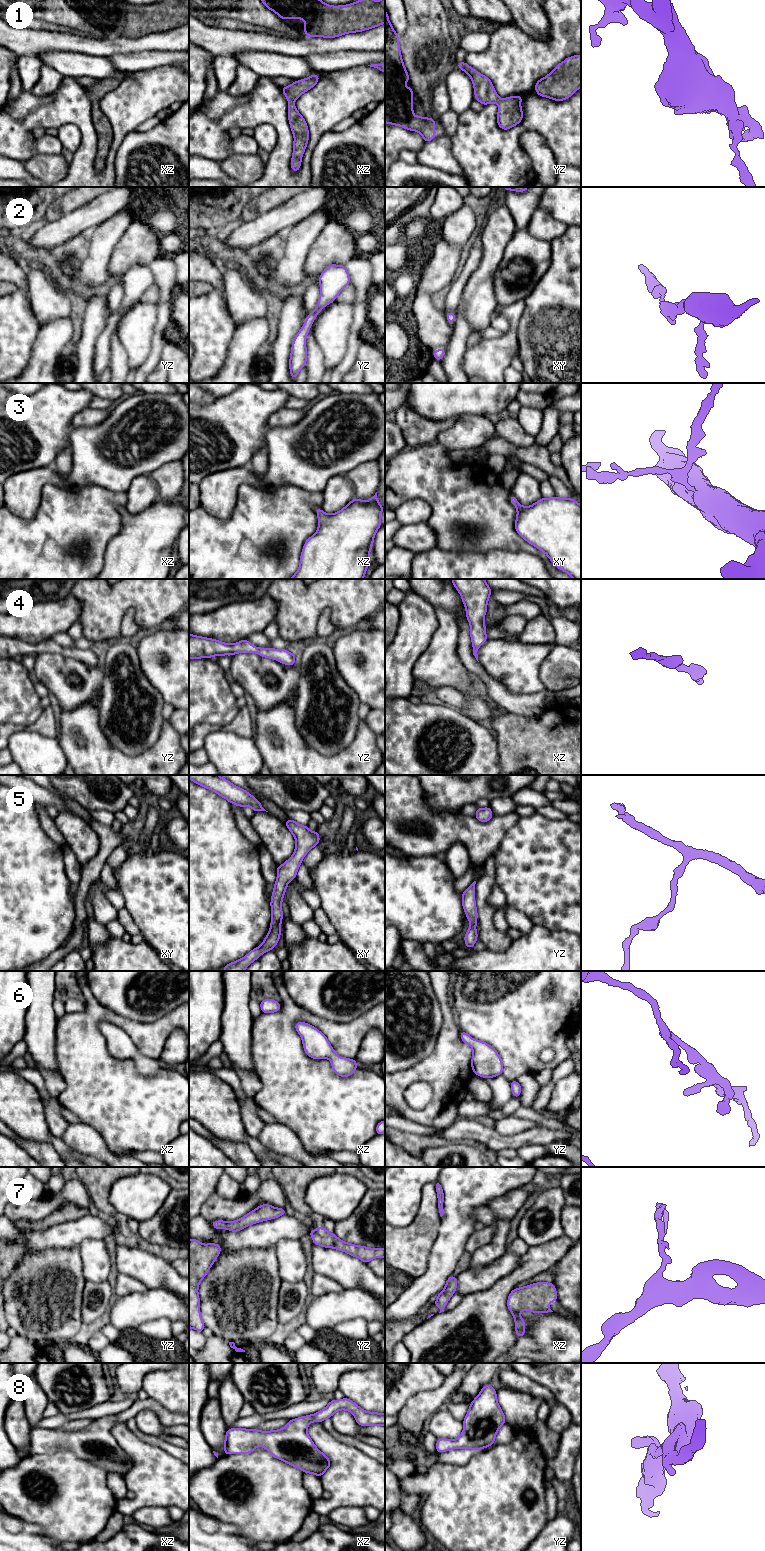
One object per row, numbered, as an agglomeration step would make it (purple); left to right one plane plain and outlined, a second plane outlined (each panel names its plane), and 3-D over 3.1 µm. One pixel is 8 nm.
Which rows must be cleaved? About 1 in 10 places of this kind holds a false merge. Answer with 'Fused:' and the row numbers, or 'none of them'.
Fused: none of them

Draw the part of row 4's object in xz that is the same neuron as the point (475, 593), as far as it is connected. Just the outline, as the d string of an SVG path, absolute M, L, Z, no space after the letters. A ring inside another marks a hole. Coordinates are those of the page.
M451 579L461 595L466 608L466 618L470 623L470 636L473 645L473 655L478 661L477 650L488 639L484 617L487 612L487 602L491 588L484 579ZM478 661L479 662L479 661Z

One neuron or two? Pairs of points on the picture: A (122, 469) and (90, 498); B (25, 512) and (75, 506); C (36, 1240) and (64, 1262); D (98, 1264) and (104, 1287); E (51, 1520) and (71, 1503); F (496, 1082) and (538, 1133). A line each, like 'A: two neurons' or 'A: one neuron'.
A: two neurons
B: two neurons
C: two neurons
D: two neurons
E: one neuron
F: two neurons

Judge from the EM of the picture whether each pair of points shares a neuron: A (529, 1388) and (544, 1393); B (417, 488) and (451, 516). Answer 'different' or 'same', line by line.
A: same
B: same

